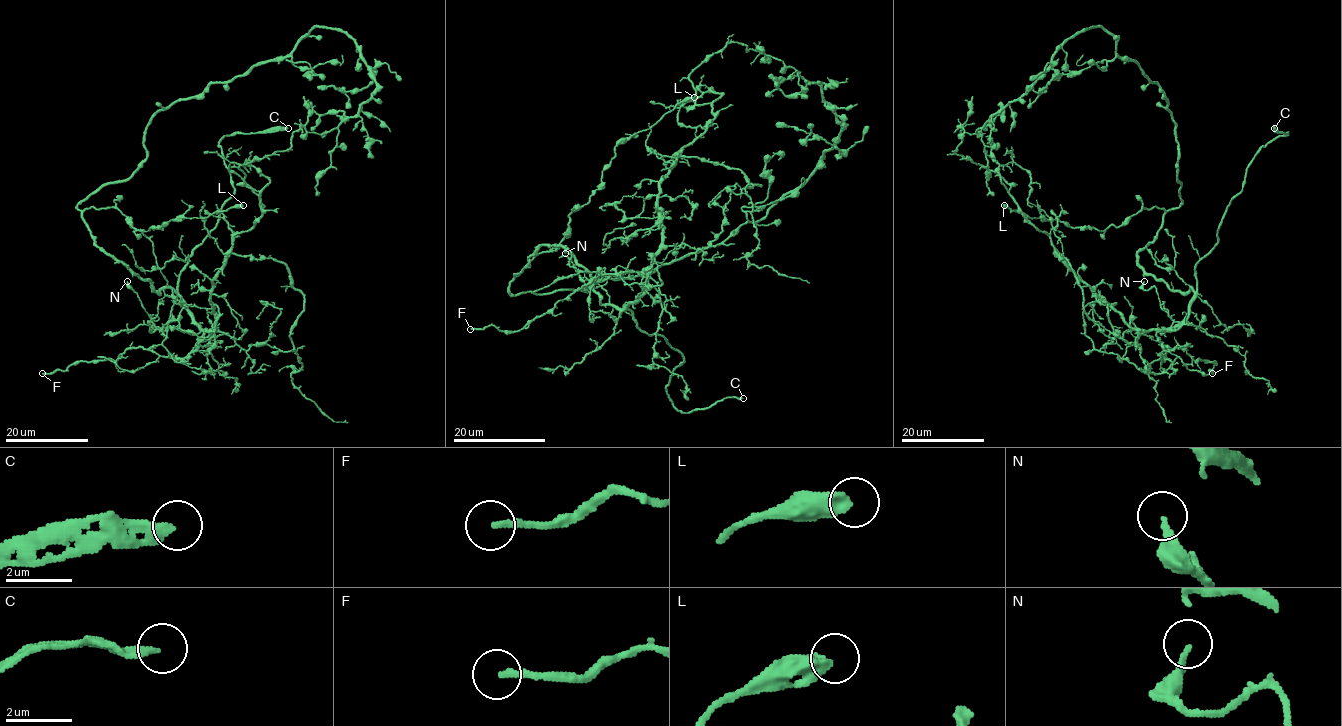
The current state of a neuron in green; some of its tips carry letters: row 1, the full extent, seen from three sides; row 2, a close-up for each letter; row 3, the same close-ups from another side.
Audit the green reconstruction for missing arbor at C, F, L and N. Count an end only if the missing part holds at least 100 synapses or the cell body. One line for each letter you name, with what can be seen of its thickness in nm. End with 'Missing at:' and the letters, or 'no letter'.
C: 280 nm
Missing at: C

